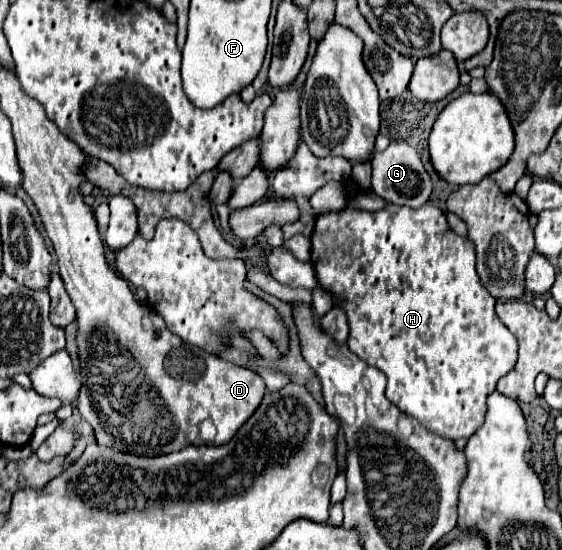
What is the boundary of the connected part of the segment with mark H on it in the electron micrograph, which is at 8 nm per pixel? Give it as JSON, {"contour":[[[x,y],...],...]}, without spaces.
{"contour":[[[388,203],[386,209],[376,211],[376,213],[366,213],[366,211],[354,211],[354,209],[342,209],[342,211],[332,211],[332,213],[324,213],[316,219],[316,227],[312,233],[312,263],[316,269],[316,277],[318,283],[324,291],[336,295],[342,303],[340,307],[346,311],[348,315],[348,325],[350,325],[350,335],[348,335],[348,349],[358,355],[362,361],[374,365],[376,369],[380,369],[386,379],[388,379],[388,387],[386,387],[386,397],[390,403],[394,403],[402,413],[416,417],[416,421],[424,427],[428,427],[430,431],[442,435],[442,437],[450,437],[450,439],[460,439],[460,437],[472,437],[484,423],[484,415],[486,415],[486,397],[496,389],[496,383],[500,377],[504,377],[518,359],[518,343],[516,337],[500,323],[496,311],[494,311],[494,303],[496,299],[492,295],[488,295],[486,287],[482,287],[478,275],[476,275],[476,257],[474,257],[474,247],[468,239],[456,235],[446,217],[442,215],[442,211],[432,205],[432,203],[424,203],[418,209],[410,209],[410,207],[398,207]]]}

